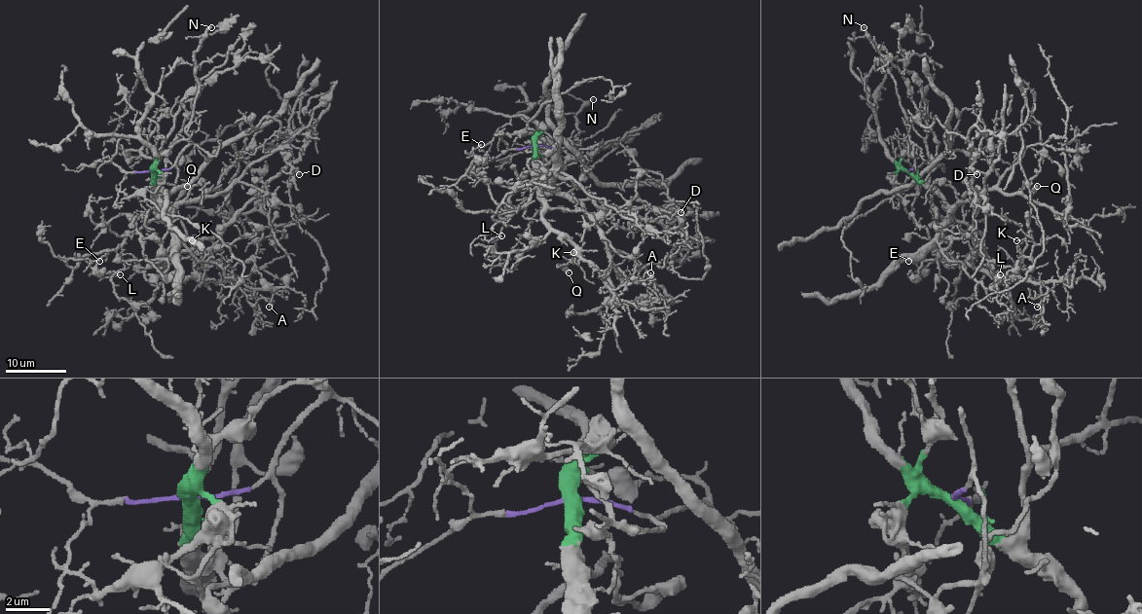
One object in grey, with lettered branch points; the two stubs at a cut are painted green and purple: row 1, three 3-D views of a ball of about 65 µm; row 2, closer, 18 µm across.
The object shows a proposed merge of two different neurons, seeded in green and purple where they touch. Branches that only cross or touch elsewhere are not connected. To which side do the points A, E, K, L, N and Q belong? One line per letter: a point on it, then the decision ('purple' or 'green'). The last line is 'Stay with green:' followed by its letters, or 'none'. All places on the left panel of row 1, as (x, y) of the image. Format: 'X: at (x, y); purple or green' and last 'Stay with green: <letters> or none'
A: at (269, 306); green
E: at (99, 261); green
K: at (192, 240); green
L: at (120, 274); green
N: at (211, 27); purple
Q: at (187, 186); green
Stay with green: A, E, K, L, Q

